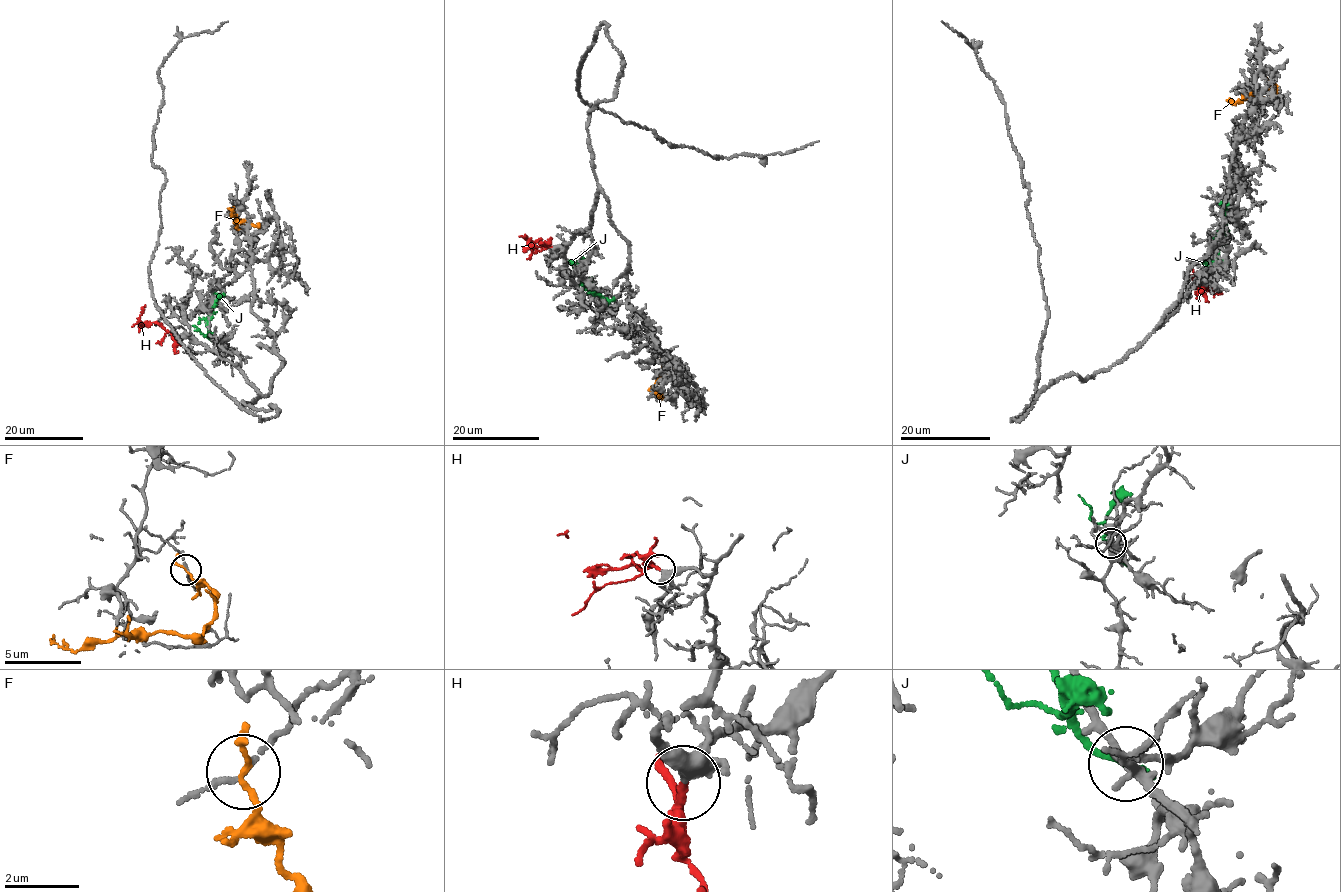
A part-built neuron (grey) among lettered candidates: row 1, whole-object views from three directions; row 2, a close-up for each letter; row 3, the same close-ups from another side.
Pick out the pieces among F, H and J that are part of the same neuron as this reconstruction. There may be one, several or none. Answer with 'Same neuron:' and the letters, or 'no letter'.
Same neuron: H

